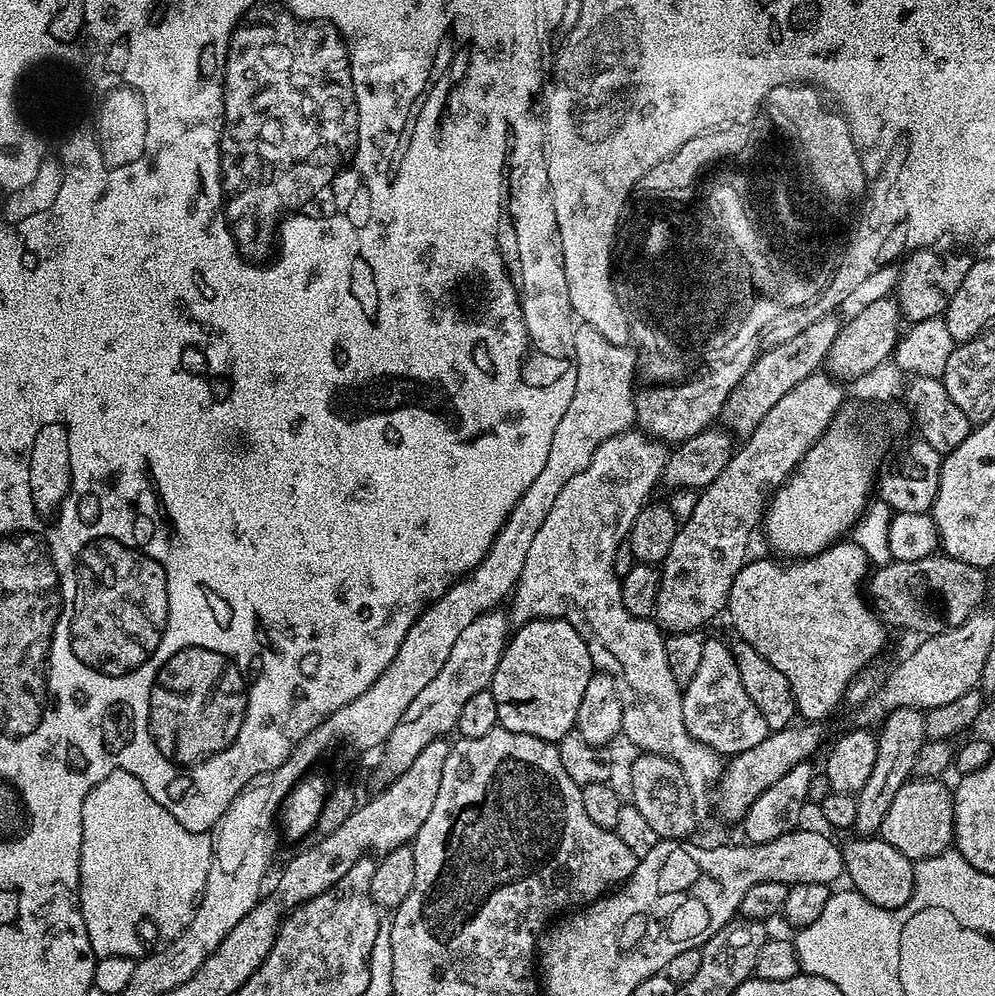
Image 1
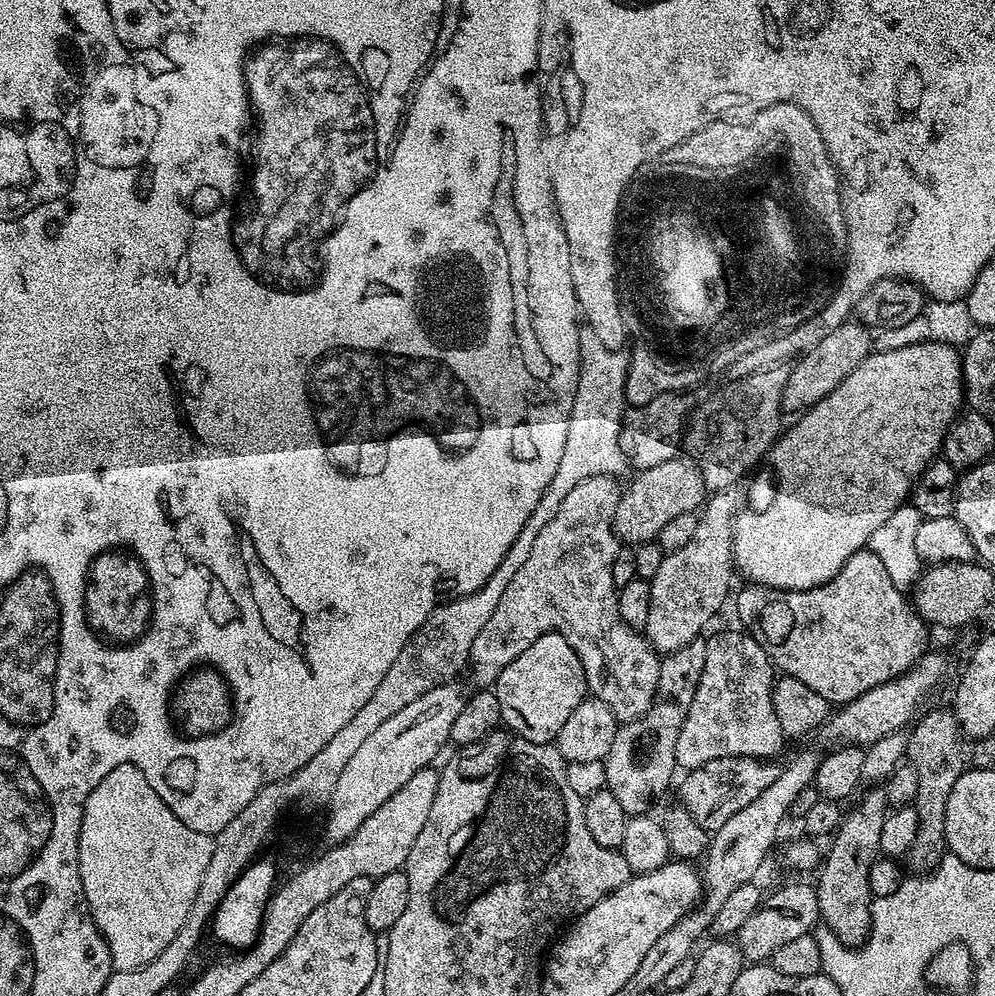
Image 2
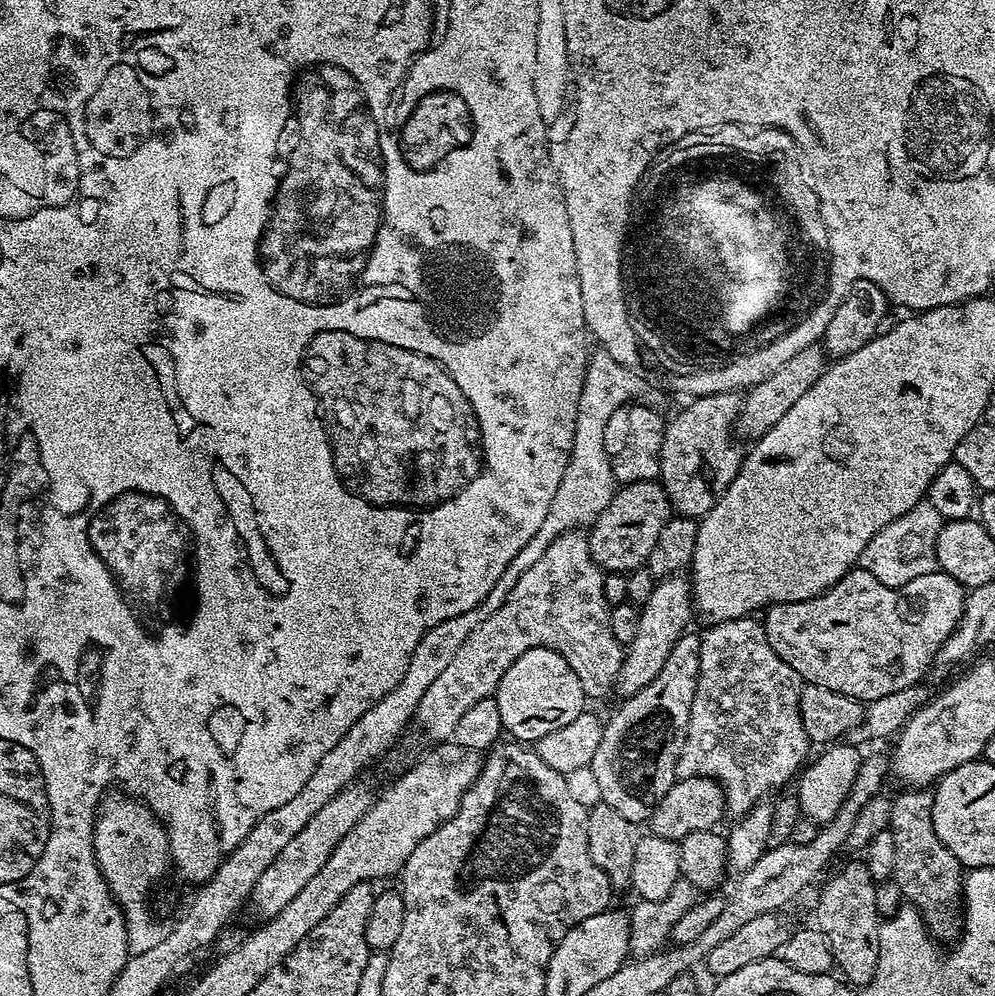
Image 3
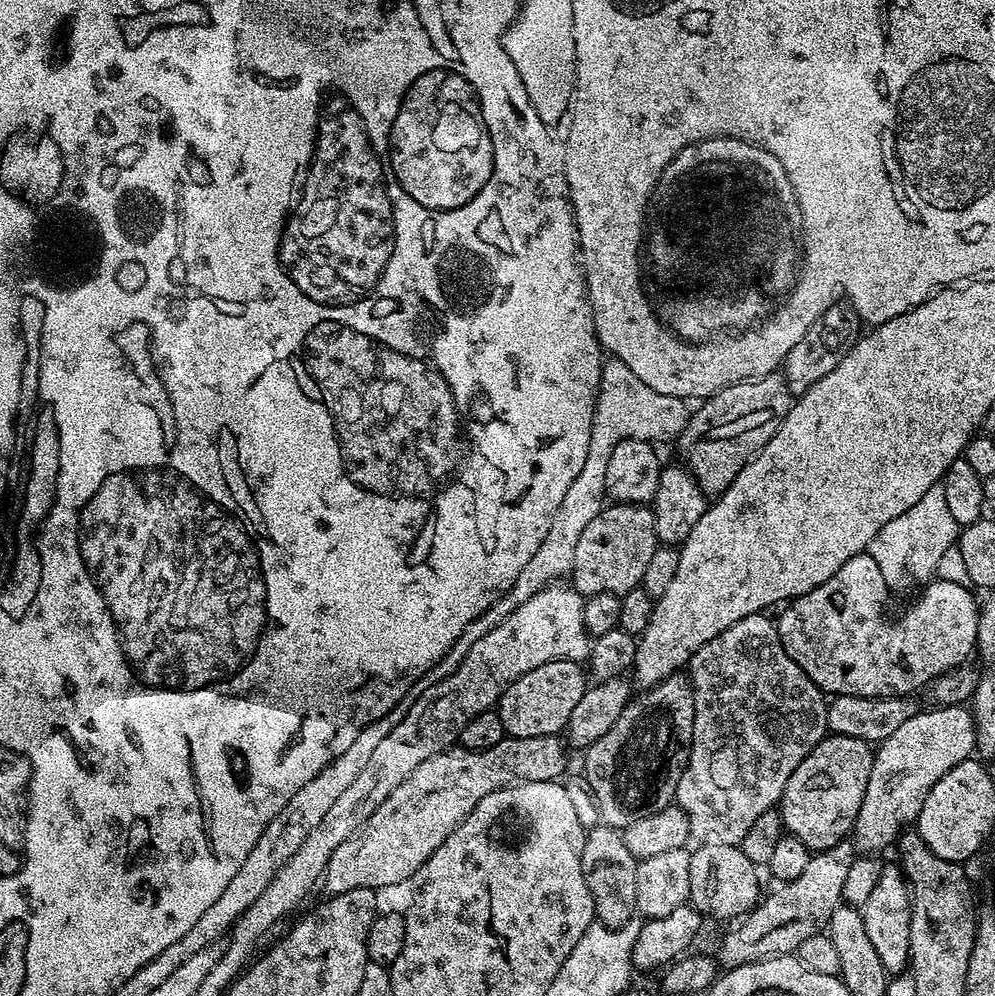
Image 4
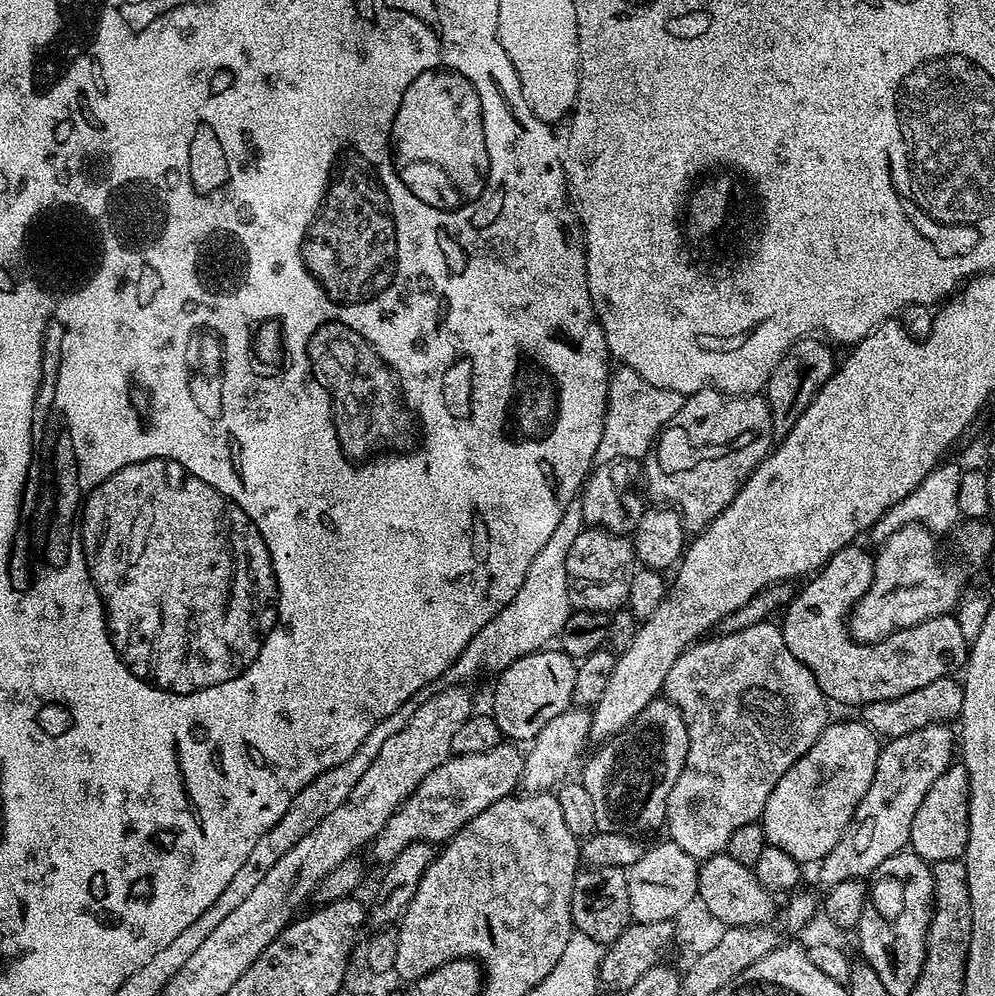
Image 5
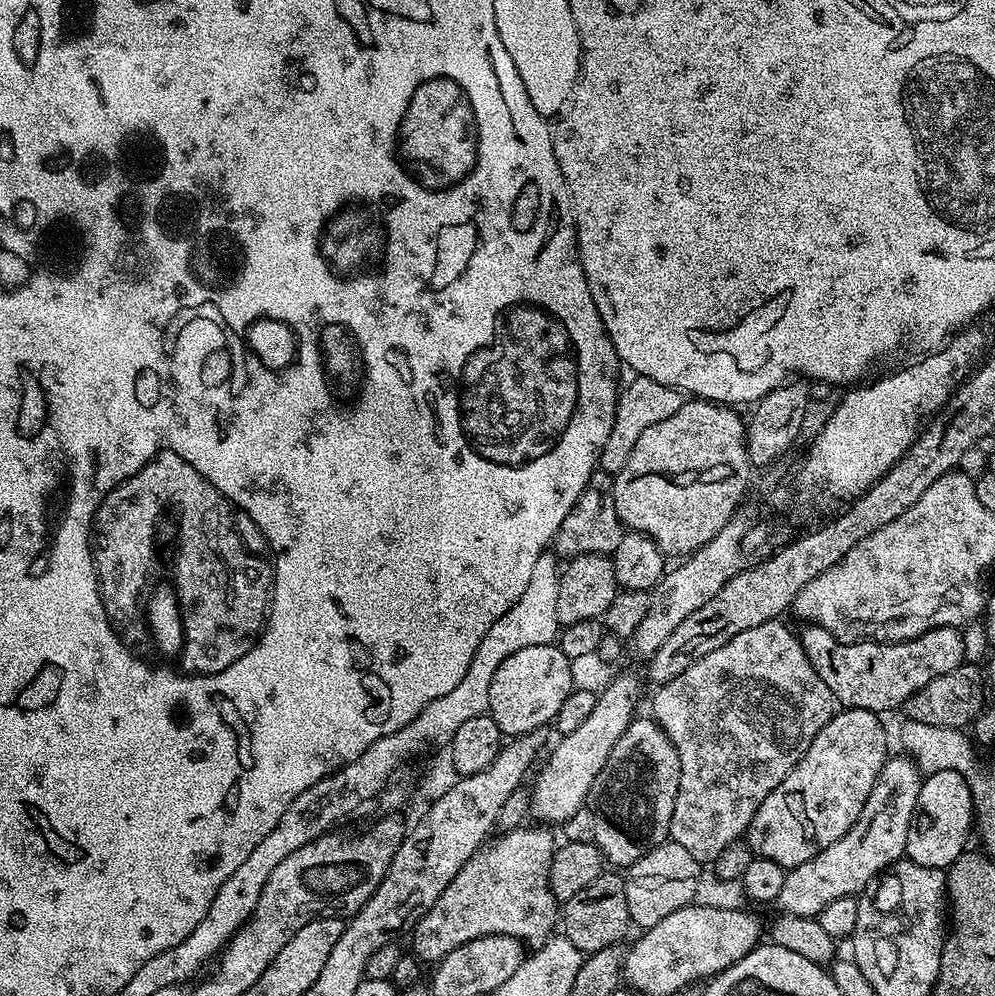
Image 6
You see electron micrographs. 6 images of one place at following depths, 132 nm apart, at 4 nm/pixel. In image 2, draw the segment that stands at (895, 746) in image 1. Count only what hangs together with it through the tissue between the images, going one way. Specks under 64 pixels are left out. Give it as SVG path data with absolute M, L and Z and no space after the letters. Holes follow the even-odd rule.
M872 786L867 791L840 821L840 827L831 837L832 845L826 848L826 855L815 877L817 880L814 880L823 927L829 928L840 939L841 944L849 946L863 945L872 929L874 897L868 878L870 866L874 866L874 862L881 855L882 822L886 822L890 811L888 796L883 787Z

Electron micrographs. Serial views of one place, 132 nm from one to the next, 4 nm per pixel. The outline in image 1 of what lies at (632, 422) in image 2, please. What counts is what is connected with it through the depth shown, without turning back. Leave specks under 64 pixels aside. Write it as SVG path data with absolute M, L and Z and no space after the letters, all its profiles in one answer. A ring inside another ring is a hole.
M750 347L691 378L641 387L636 394L636 424L639 431L648 433L657 442L677 446L686 439L694 438L699 432L712 428L720 420L726 398L730 398L730 394L734 394L734 386L746 378L746 370L754 366L757 355L757 349Z

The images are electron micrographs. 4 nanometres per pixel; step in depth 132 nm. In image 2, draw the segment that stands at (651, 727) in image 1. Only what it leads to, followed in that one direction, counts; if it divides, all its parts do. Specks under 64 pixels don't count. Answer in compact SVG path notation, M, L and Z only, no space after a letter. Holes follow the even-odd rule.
M596 475L588 478L566 494L554 518L542 526L538 538L534 538L534 547L525 564L514 573L514 579L502 593L490 622L482 626L478 638L474 638L470 646L468 664L472 668L472 680L477 689L492 688L498 674L502 674L502 670L506 670L506 666L510 666L510 662L522 654L522 650L534 646L542 634L557 632L566 638L566 642L570 642L574 654L578 654L586 674L588 692L595 699L608 703L620 722L642 718L652 709L658 690L661 657L643 631L622 622L622 614L618 614L618 590L614 586L612 573L614 558L622 547L615 530L615 510L621 493L621 481L615 476Z

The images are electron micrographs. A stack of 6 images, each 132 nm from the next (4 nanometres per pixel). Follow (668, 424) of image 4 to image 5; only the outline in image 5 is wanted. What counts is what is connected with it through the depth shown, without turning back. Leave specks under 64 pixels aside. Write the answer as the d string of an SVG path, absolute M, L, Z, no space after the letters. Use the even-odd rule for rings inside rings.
M623 366L617 367L608 378L608 409L604 415L602 442L598 442L596 464L605 464L611 460L625 458L639 461L648 455L656 443L657 436L664 427L678 414L682 397L674 390L654 386L634 370ZM565 518L558 526L554 526L554 534L550 534L546 546L542 546L542 550L538 550L538 558L534 558L534 562L530 562L526 582L522 582L522 590L518 590L518 594L514 594L512 601L494 619L486 622L486 626L482 626L482 630L478 630L478 634L474 634L474 638L468 643L464 655L455 665L454 672L460 676L472 676L479 668L489 668L492 674L499 674L504 669L509 668L518 658L547 649L551 645L548 643L551 640L553 643L559 637L560 631L566 626L570 615L566 554L570 554L570 546L574 546L574 538L578 538L582 529L581 521L576 520Z

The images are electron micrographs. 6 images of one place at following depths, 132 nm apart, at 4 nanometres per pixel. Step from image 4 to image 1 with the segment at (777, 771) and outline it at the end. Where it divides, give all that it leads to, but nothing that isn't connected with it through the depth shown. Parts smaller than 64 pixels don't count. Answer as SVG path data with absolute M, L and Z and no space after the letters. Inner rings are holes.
M705 639L702 646L702 659L694 678L683 685L684 701L682 718L686 718L686 730L698 742L710 746L721 757L731 758L750 746L758 746L768 736L766 718L762 718L758 706L750 702L746 686L742 686L742 677L734 662L734 654L727 643L720 640Z

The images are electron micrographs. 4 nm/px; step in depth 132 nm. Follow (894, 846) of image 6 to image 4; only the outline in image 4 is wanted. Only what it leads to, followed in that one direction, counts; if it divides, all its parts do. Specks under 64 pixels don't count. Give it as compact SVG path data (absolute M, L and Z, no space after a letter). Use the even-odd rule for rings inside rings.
M932 706L929 709L929 712L917 710L914 718L906 718L906 722L875 749L870 782L866 782L866 798L862 798L862 810L858 810L856 827L850 833L857 853L880 854L883 848L891 844L893 847L900 833L915 825L926 794L934 790L934 782L976 752L976 727L967 707Z

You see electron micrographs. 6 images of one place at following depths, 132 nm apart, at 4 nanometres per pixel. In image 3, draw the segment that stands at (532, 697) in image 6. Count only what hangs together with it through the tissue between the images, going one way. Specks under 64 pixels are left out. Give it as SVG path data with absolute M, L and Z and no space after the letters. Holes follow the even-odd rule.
M549 648L526 650L526 654L502 674L494 695L498 711L502 713L504 732L512 735L509 737L516 742L535 742L550 734L550 730L562 730L562 726L570 726L570 722L586 710L586 697L578 674L570 670L570 662L566 662L562 654Z

